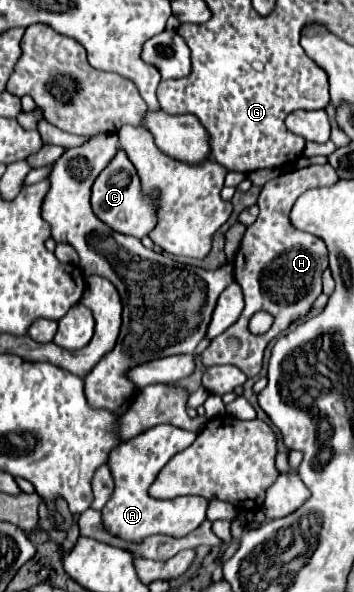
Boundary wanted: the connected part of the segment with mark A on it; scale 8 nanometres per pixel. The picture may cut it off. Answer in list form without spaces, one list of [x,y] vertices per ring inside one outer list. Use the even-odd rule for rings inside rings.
[[[154,426],[144,434],[122,442],[116,450],[112,450],[112,458],[108,462],[116,488],[112,498],[102,510],[104,528],[114,536],[124,540],[140,542],[152,534],[166,534],[166,536],[186,536],[194,528],[198,528],[206,520],[208,502],[200,496],[180,496],[176,500],[156,500],[148,494],[148,488],[156,480],[156,474],[162,470],[166,462],[188,448],[196,440],[196,434],[186,430],[176,430],[176,426]]]

